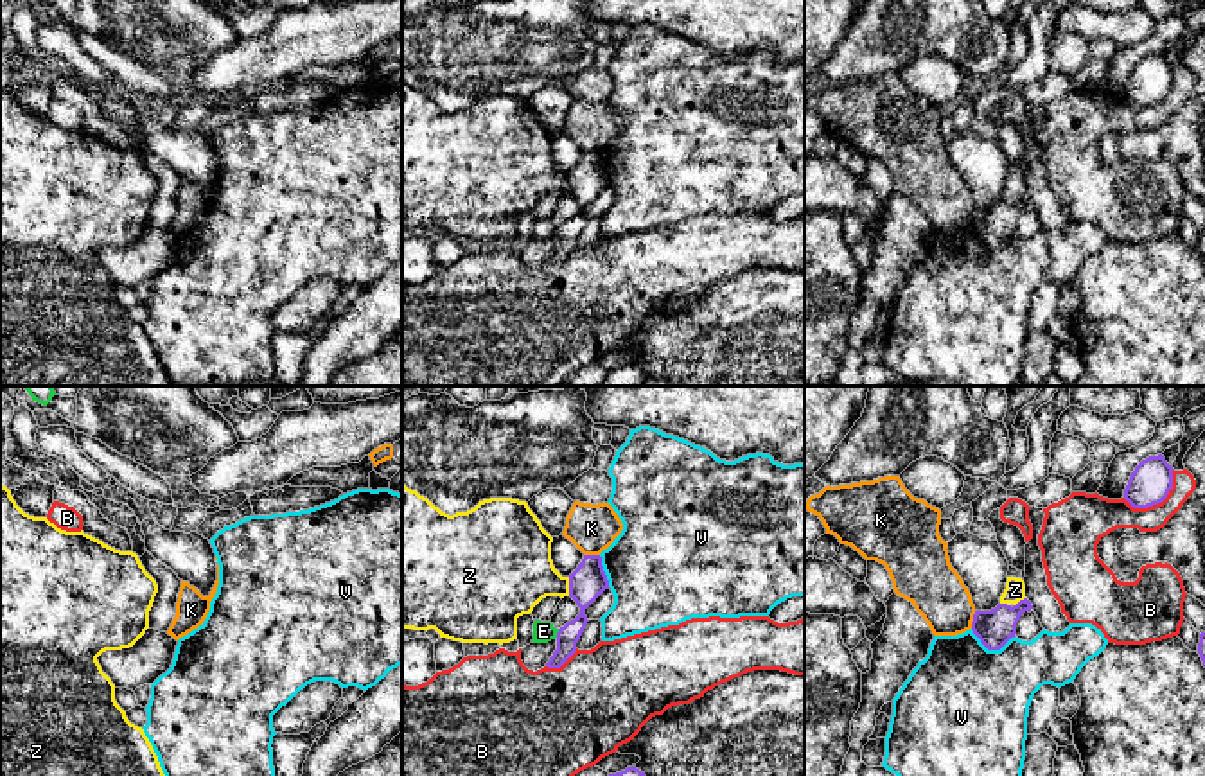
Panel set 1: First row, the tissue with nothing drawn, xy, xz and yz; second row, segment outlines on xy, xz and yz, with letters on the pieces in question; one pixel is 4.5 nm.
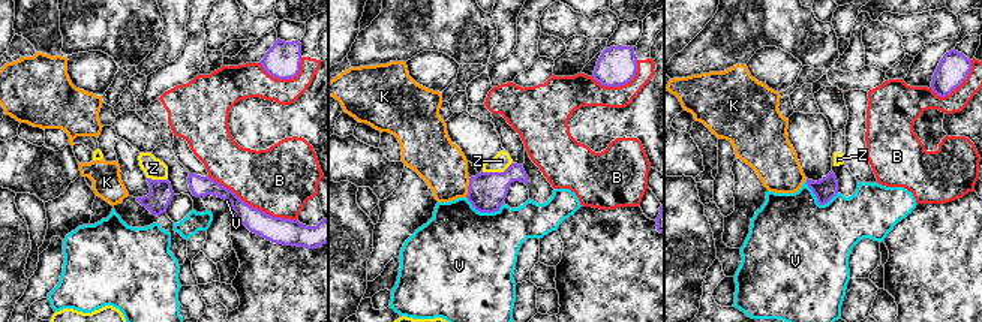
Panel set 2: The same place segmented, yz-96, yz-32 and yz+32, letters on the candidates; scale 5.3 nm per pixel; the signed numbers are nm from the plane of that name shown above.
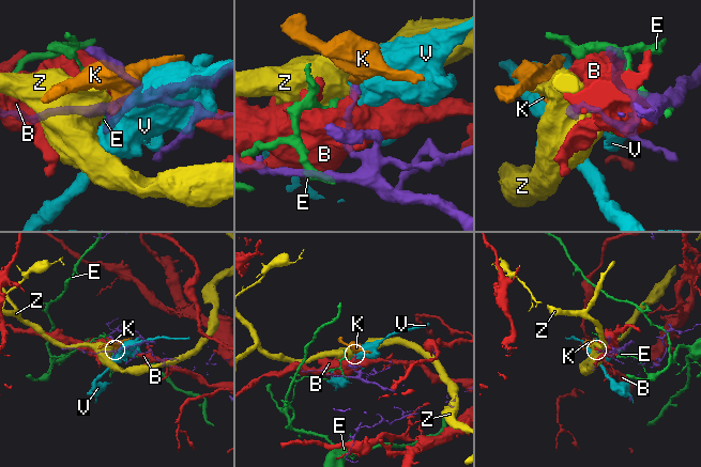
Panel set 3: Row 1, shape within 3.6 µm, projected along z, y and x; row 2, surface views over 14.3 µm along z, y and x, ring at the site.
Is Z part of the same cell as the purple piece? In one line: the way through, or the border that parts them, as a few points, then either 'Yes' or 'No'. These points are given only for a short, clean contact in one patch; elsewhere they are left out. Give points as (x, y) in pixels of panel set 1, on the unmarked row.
Boundary: xz (568, 175), (570, 193). No

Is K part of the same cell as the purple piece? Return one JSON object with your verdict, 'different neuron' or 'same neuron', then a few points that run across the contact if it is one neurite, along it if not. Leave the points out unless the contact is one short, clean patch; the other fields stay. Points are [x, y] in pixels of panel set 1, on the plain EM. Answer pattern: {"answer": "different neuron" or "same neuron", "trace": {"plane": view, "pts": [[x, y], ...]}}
{"answer": "different neuron"}

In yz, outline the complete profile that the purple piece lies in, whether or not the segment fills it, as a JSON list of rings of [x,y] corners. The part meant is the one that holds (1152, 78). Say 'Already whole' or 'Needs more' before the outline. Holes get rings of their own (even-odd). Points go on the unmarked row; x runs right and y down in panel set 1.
Already whole. [[[1162,52],[1142,57],[1131,70],[1124,86],[1124,97],[1133,106],[1148,106],[1162,101],[1173,86],[1173,65]]]

